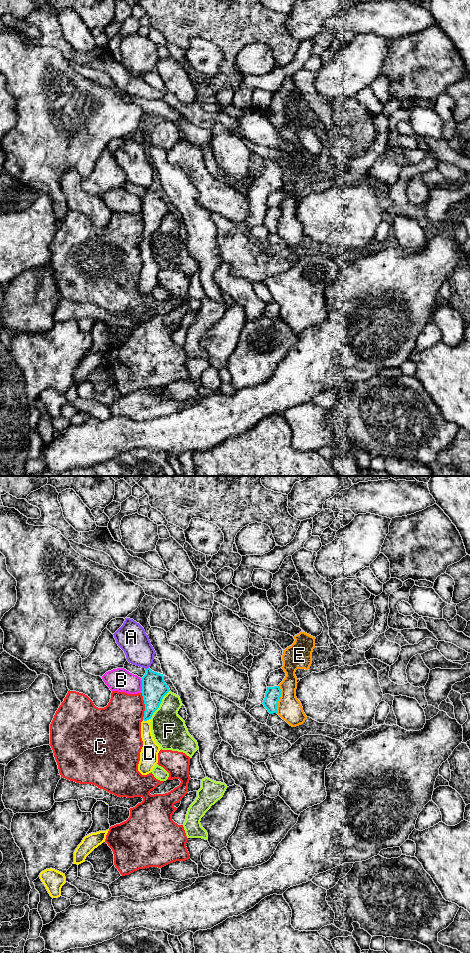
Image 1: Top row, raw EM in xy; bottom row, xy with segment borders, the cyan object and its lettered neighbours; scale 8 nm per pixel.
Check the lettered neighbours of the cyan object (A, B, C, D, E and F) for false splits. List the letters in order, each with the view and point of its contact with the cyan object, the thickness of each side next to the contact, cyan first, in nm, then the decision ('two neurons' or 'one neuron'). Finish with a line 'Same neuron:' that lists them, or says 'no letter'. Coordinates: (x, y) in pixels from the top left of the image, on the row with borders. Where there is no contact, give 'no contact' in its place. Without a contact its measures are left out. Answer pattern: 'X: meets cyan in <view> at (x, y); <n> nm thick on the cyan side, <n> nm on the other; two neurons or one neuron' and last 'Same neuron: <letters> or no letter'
A: meets cyan in xy at (147, 668); 200 nm thick on the cyan side, 240 nm on the other; two neurons
B: meets cyan in xy at (142, 685); 200 nm thick on the cyan side, 190 nm on the other; two neurons
C: meets cyan in xy at (145, 706); 200 nm thick on the cyan side, 360 nm on the other; two neurons
D: meets cyan in xy at (146, 720); 190 nm thick on the cyan side, 140 nm on the other; one neuron
E: meets cyan in xy at (279, 698); 120 nm thick on the cyan side, 200 nm on the other; two neurons
F: meets cyan in xy at (159, 705); 200 nm thick on the cyan side, 280 nm on the other; two neurons
Same neuron: D

